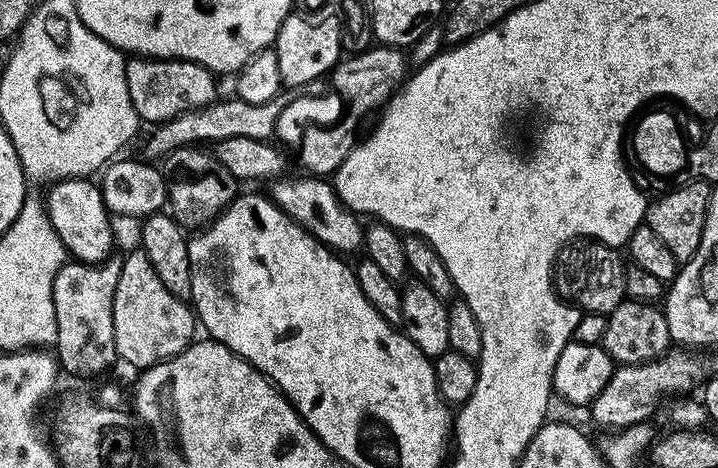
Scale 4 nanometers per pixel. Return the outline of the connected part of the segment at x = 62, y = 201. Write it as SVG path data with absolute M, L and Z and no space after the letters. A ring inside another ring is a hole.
M88 178L55 181L47 189L48 212L47 223L54 226L58 238L64 244L64 251L69 257L81 264L103 264L113 255L112 221L104 202L101 185Z

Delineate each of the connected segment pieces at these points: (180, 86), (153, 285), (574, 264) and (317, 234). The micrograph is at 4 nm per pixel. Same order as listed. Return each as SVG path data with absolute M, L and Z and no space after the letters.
M132 58L126 63L126 78L130 88L130 102L134 102L134 110L139 114L141 121L155 126L166 120L173 120L184 112L195 108L205 108L207 104L217 99L216 80L217 77L197 64L195 60L157 60L152 58Z
M135 251L123 257L118 290L114 290L114 346L121 361L133 364L136 370L143 370L187 350L197 335L198 317L185 301L162 286L154 265L144 251Z
M577 238L565 244L552 263L552 283L556 295L584 312L613 312L626 298L627 273L625 257L617 249L591 238Z
M284 174L271 181L270 199L279 206L294 222L298 222L314 239L325 244L337 254L356 252L365 247L365 225L360 224L361 217L345 206L337 195L335 187L327 179L311 174L290 176Z

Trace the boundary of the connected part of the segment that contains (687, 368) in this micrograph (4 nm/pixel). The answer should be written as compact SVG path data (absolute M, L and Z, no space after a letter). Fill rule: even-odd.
M669 350L657 360L649 360L646 364L622 364L613 371L610 382L606 382L606 386L602 390L602 394L598 394L598 398L593 400L590 405L592 411L592 420L596 424L601 424L604 428L612 428L608 430L619 430L629 428L635 424L645 423L649 418L656 403L659 402L660 396L675 397L677 394L688 394L692 388L692 383L696 380L696 356L692 350Z

